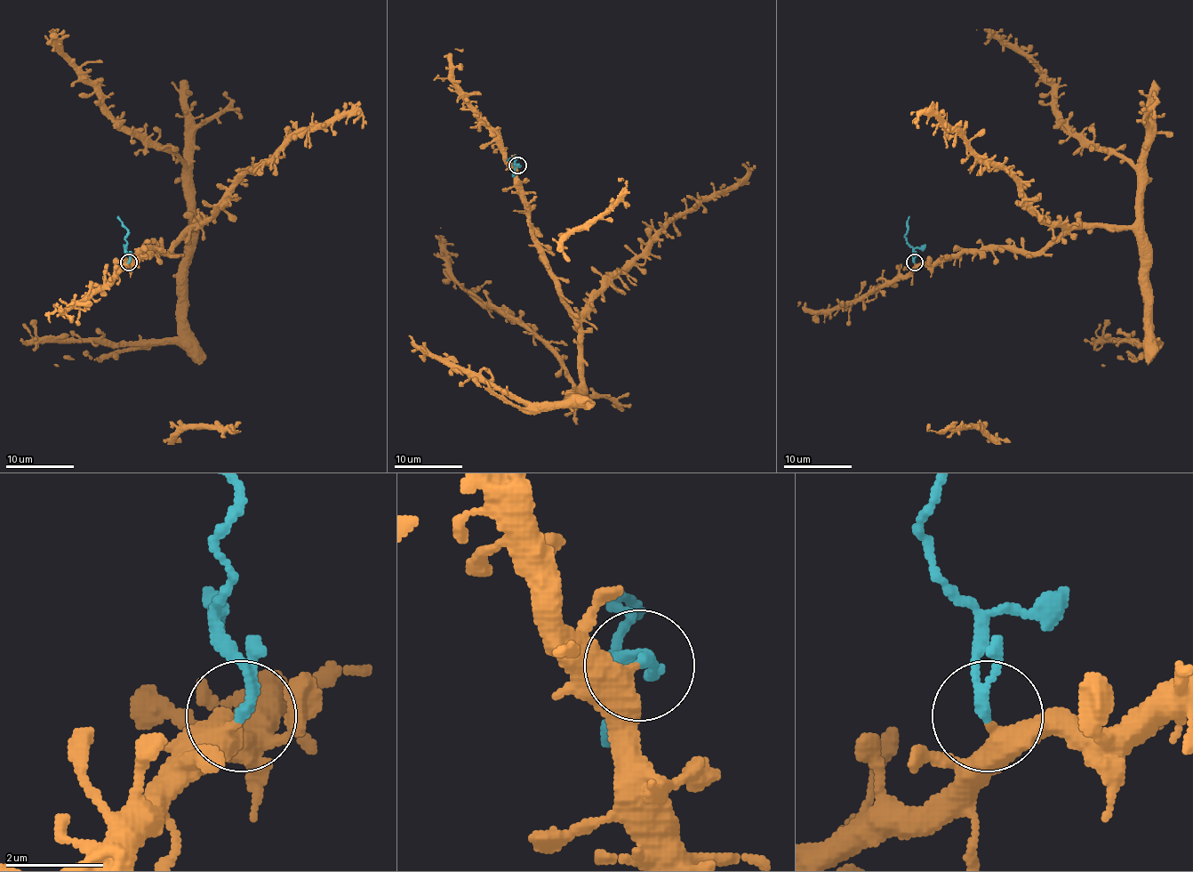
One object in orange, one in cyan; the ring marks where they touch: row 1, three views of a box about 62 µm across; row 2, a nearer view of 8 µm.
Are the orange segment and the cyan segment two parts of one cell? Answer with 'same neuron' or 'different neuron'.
different neuron

